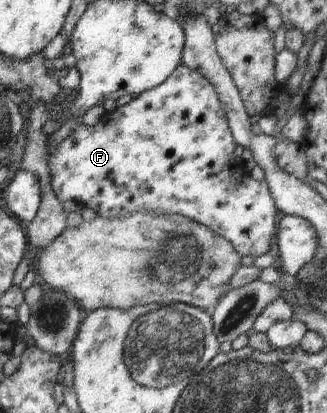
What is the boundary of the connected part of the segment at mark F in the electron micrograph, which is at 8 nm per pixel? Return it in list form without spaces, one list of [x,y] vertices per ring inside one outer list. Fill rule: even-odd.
[[[183,64],[177,66],[163,84],[155,88],[143,91],[127,103],[118,107],[115,111],[105,114],[99,121],[93,125],[77,124],[72,134],[69,135],[59,148],[48,153],[48,167],[51,173],[51,186],[55,196],[63,203],[65,200],[76,200],[84,208],[91,209],[97,216],[113,220],[114,218],[128,217],[135,212],[154,212],[167,213],[170,215],[183,215],[192,221],[198,222],[207,228],[210,228],[215,234],[226,238],[241,256],[253,256],[253,258],[264,255],[269,252],[272,238],[275,238],[277,228],[275,227],[275,214],[278,208],[271,196],[268,184],[264,180],[251,180],[251,175],[243,170],[243,160],[240,163],[233,154],[237,143],[233,140],[231,129],[228,125],[224,108],[219,102],[218,94],[215,92],[213,85],[198,71]],[[247,176],[247,188],[243,188],[243,177]]]

